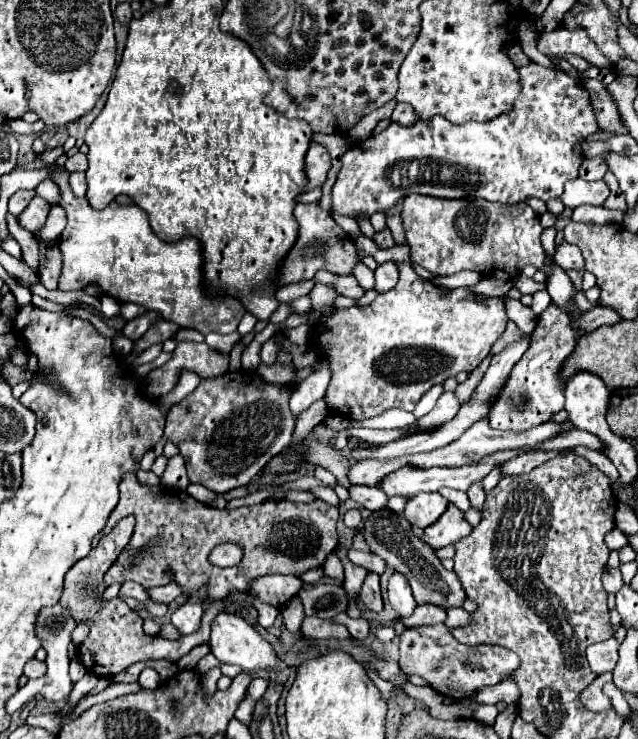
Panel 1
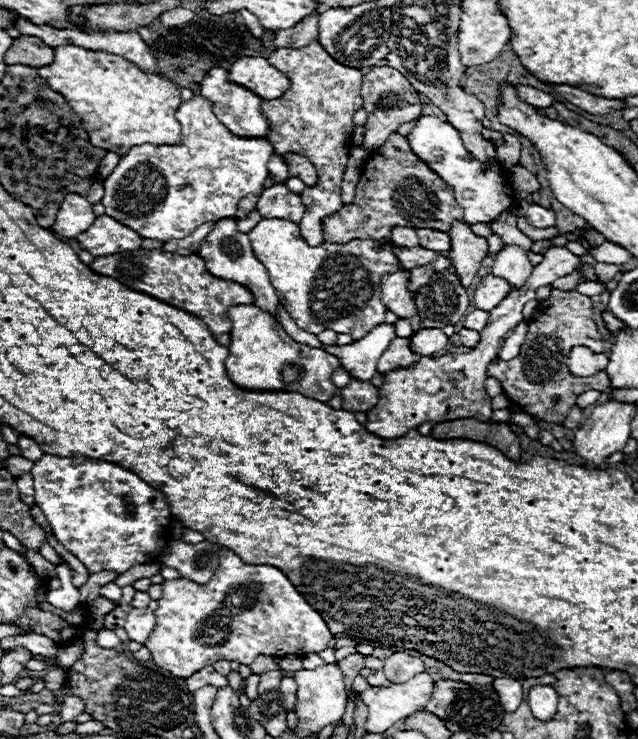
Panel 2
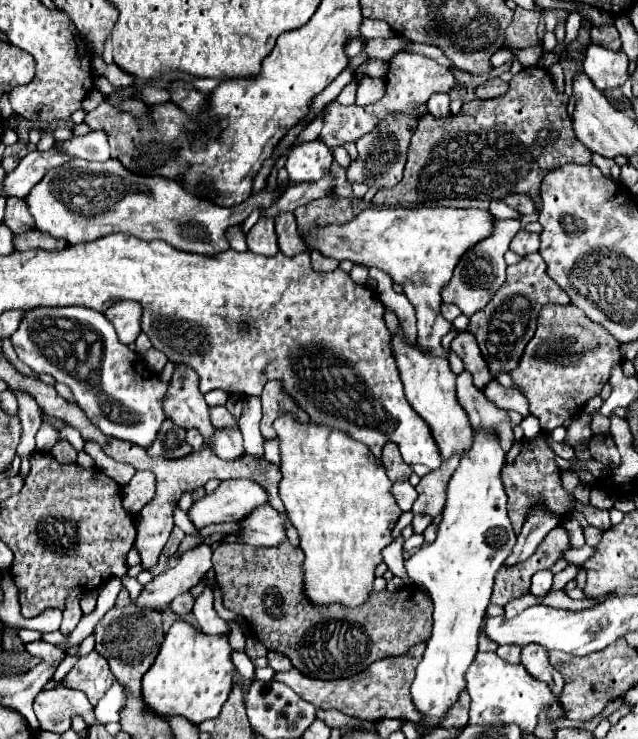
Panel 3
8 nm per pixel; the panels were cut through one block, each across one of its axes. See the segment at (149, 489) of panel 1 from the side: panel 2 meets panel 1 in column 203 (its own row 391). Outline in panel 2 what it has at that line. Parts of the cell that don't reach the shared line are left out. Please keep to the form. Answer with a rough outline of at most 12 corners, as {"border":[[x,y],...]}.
{"border":[[552,290],[520,354],[488,364],[504,396],[564,422],[604,370],[574,376],[570,350],[602,352],[590,298]]}

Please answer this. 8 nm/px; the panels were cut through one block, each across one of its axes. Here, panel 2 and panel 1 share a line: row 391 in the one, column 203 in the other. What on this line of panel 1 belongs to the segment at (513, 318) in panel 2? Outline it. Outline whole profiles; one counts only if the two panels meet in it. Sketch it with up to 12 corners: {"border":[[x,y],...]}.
{"border":[[202,380],[164,434],[190,482],[246,486],[288,446],[292,388]]}

